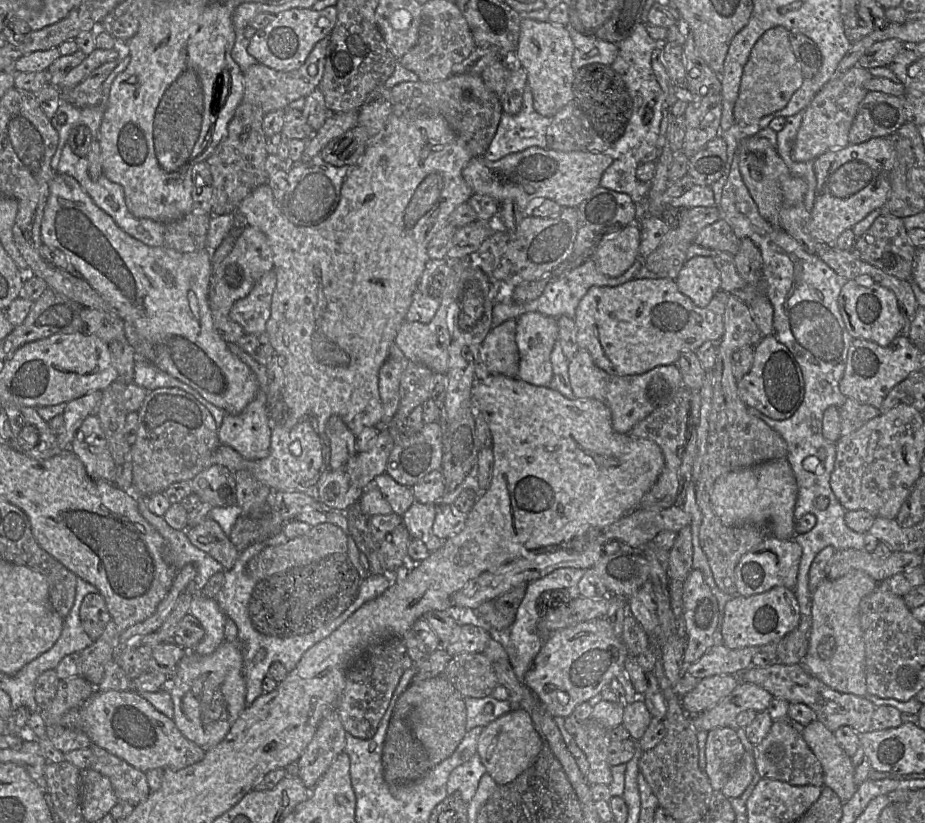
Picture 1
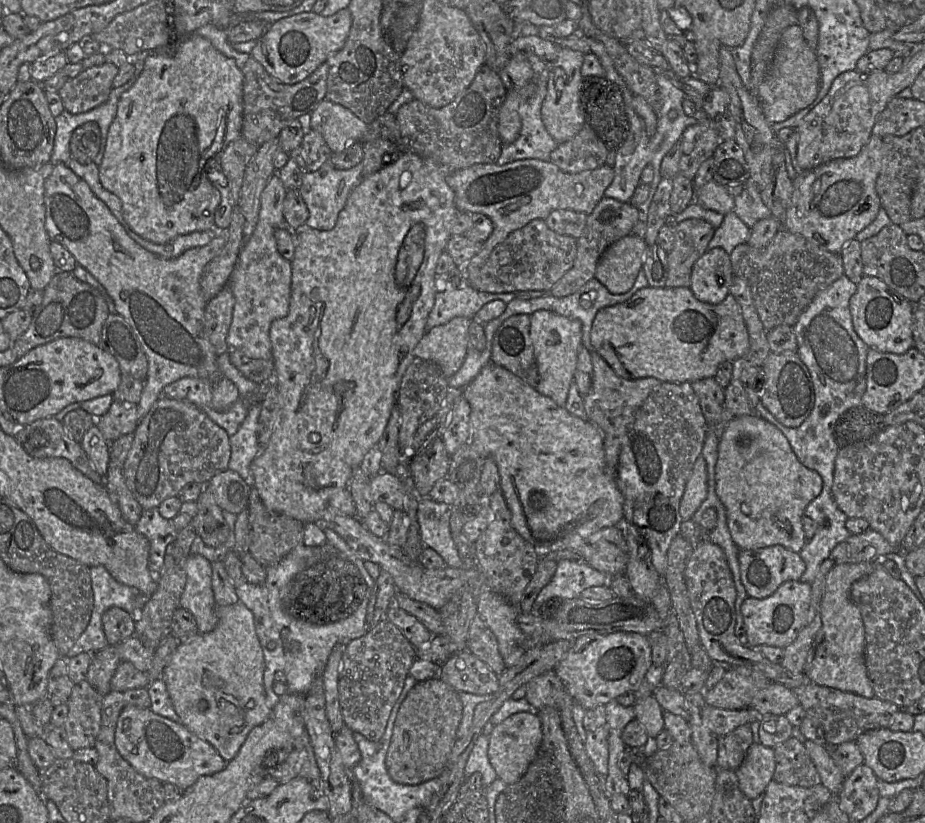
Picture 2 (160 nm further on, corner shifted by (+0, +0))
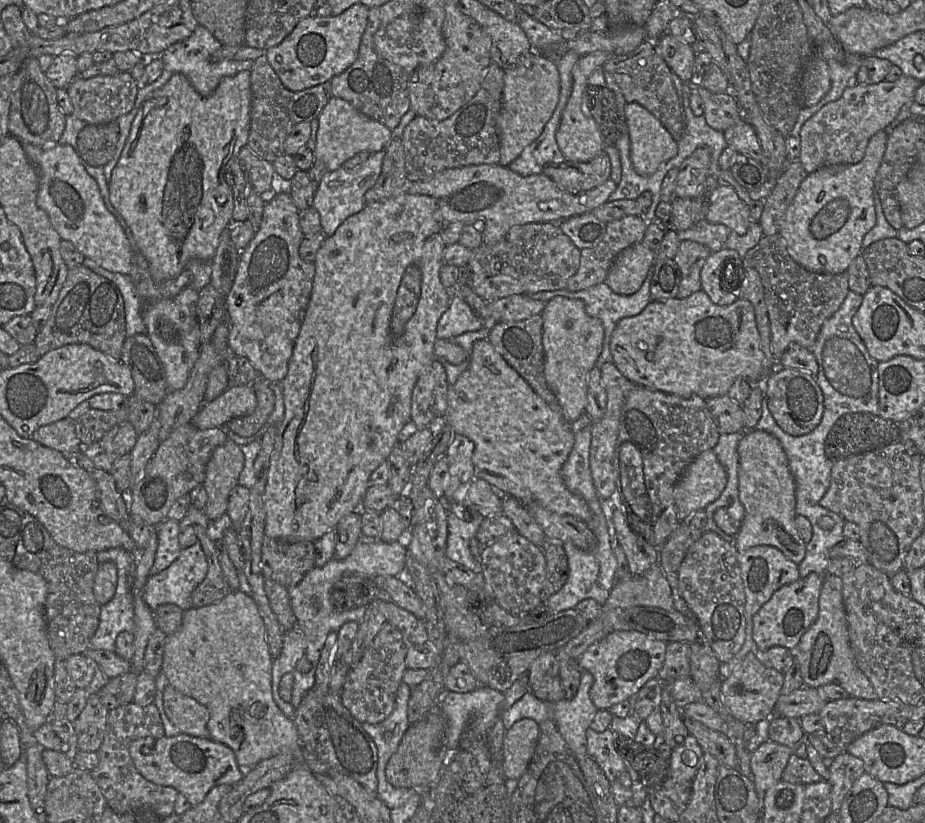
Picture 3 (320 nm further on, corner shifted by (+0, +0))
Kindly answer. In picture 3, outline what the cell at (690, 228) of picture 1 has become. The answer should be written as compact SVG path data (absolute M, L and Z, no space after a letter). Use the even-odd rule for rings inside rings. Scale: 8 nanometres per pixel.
M689 240L679 243L678 251L673 258L681 273L677 298L686 298L701 290L700 273L710 254L710 250L700 243Z

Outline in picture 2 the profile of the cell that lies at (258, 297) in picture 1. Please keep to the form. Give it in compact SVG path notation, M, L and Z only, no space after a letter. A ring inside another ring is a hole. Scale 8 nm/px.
M275 172L261 193L257 225L240 250L227 282L235 299L226 338L227 345L230 349L238 349L253 359L272 359L269 337L271 323L285 317L289 311L291 263L279 253L274 236L276 229L287 228L283 215L286 192L283 182Z

